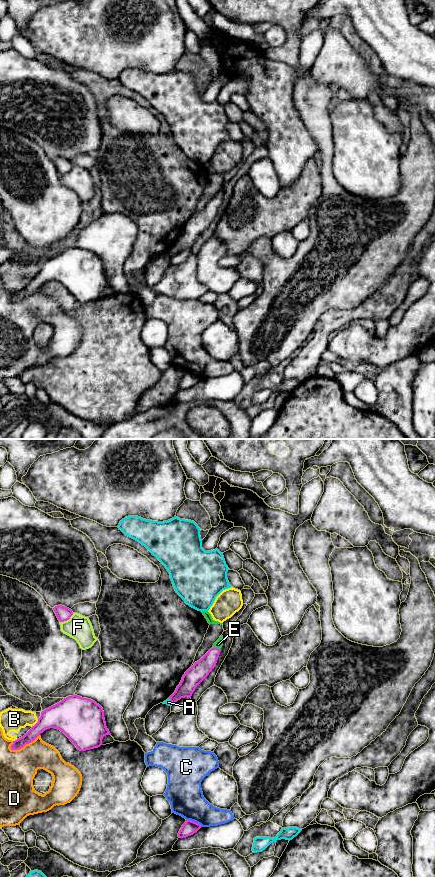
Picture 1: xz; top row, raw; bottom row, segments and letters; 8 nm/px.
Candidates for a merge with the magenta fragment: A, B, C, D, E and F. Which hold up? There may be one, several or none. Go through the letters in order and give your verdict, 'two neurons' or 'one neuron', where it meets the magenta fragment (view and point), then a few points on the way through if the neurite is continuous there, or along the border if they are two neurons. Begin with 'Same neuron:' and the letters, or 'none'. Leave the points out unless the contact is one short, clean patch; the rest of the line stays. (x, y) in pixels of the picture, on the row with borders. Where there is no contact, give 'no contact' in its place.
Same neuron: E
A: two neurons; meets magenta in xz at (170, 700)
B: two neurons; meets magenta in xz at (36, 723)
C: two neurons; meets magenta in xz at (193, 821)
D: two neurons; meets magenta in xz at (24, 745)
E: one neuron; meets magenta in xz at (216, 648); runs through xz (200, 670), (216, 648), (218, 644)
F: two neurons; meets magenta in xz at (67, 619)

